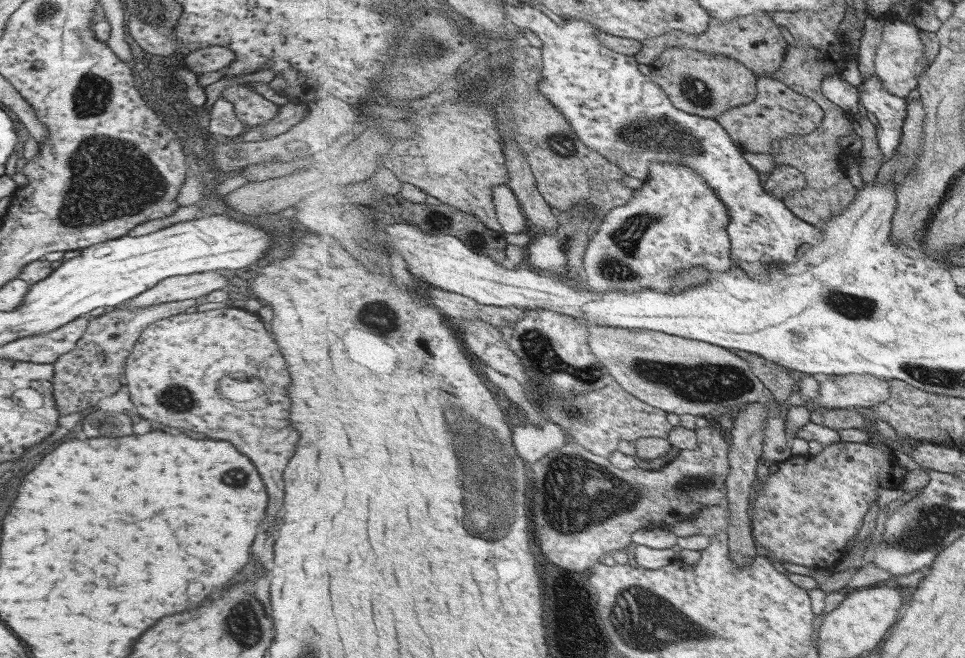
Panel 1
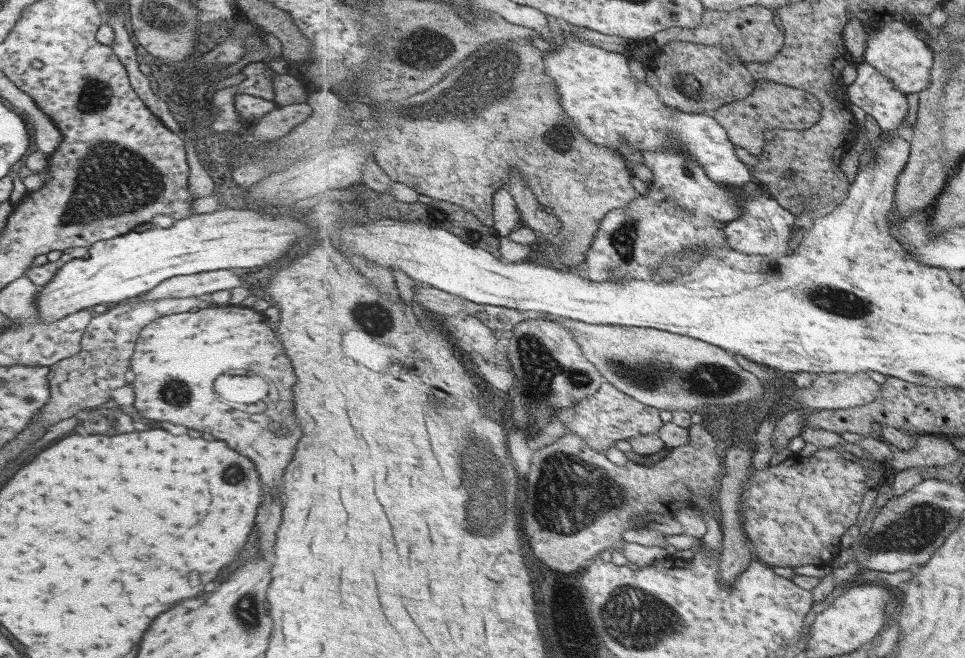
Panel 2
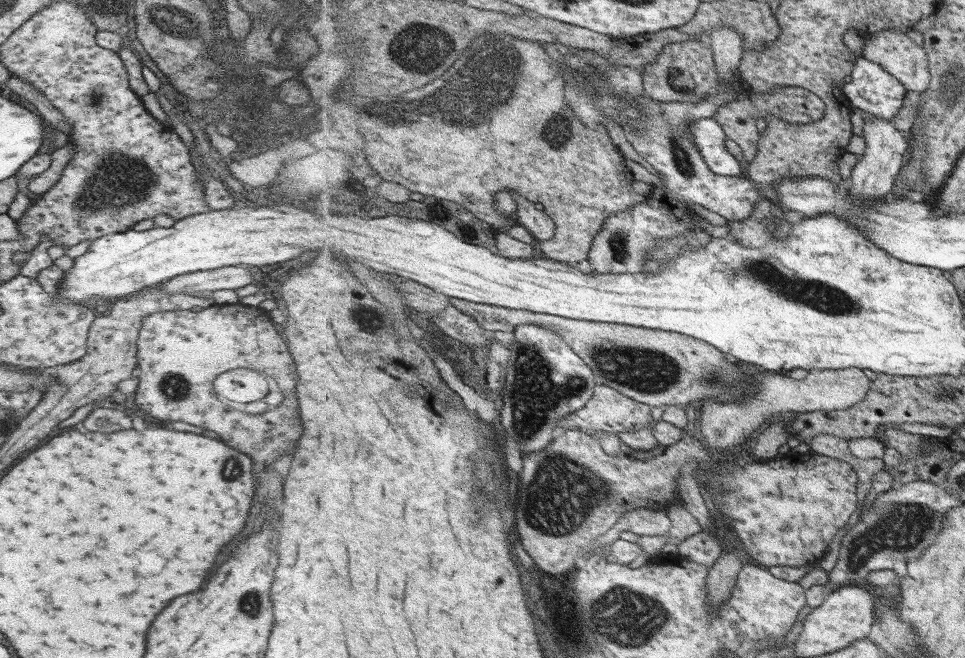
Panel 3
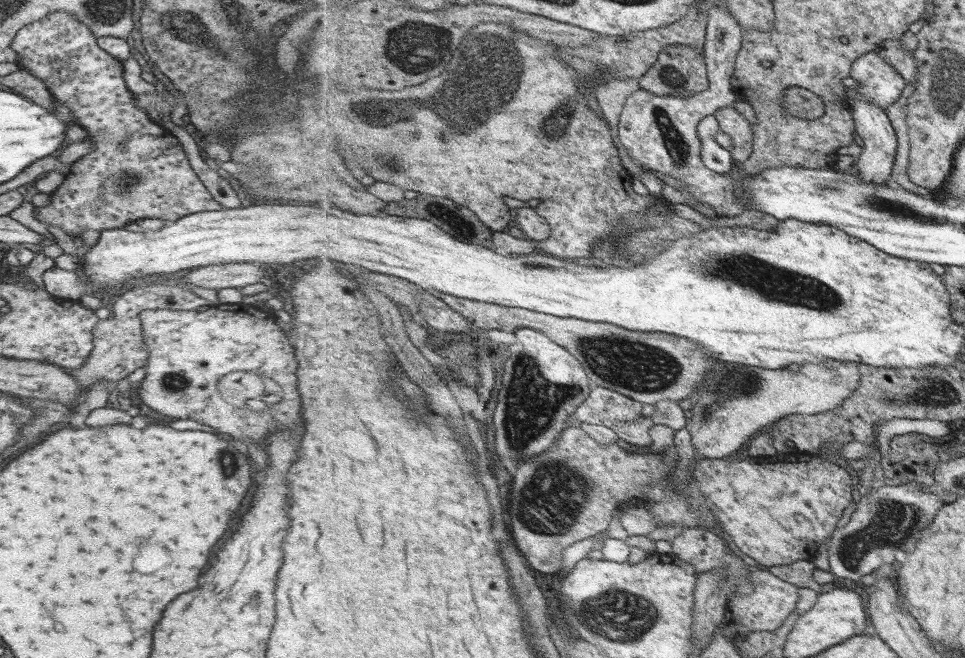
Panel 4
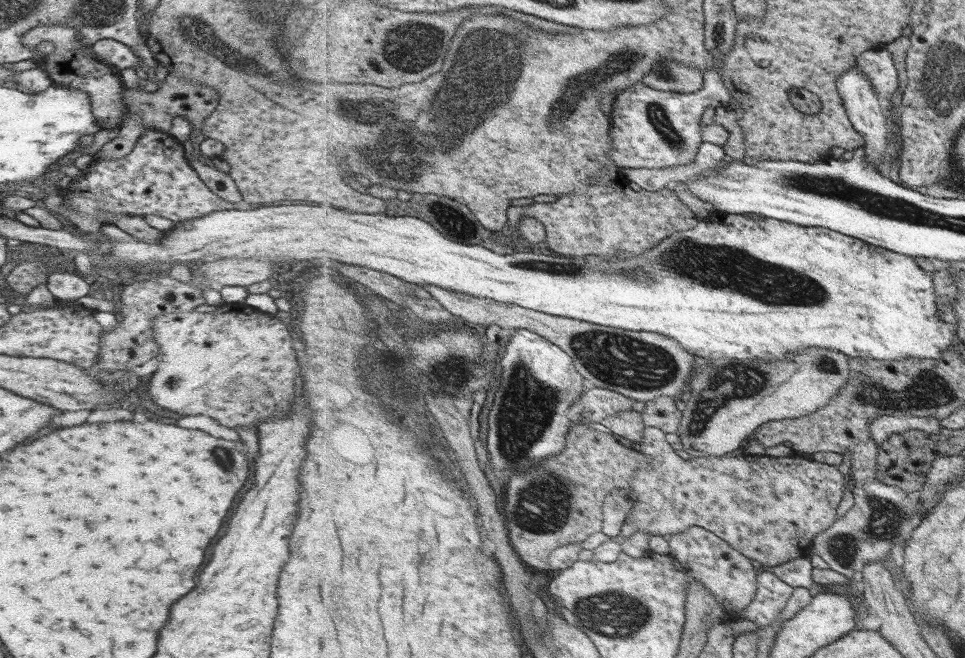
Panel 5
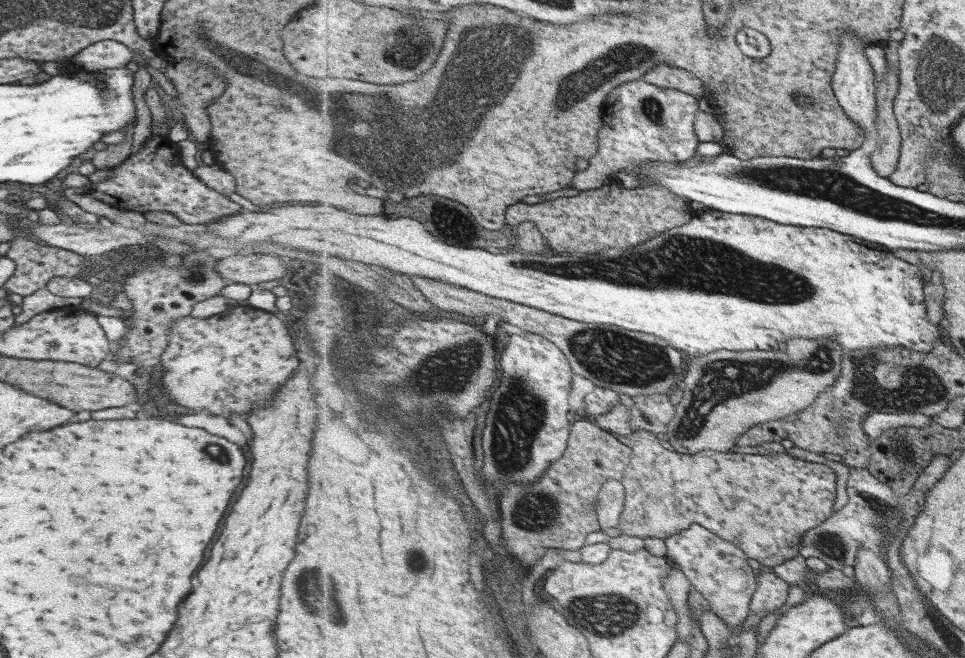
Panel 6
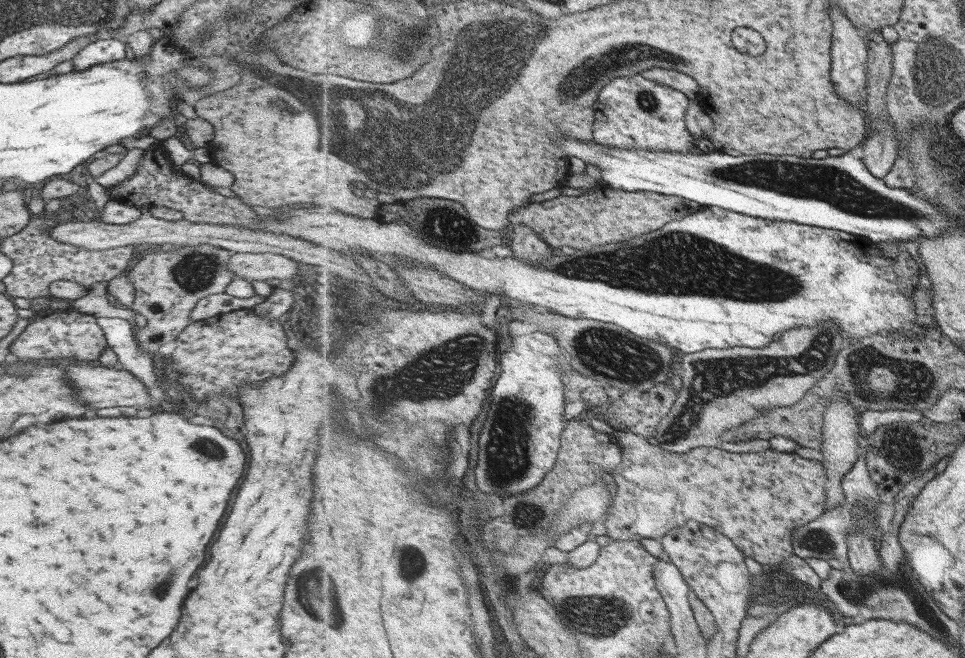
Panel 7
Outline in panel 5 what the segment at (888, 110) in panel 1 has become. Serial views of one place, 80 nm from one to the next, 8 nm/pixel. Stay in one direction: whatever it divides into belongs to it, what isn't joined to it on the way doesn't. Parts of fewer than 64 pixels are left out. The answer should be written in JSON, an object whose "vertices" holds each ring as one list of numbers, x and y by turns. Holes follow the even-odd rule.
{"vertices":[[884,47,867,50,857,59,859,69,871,81,875,92,885,101,891,100,899,88,899,72]]}

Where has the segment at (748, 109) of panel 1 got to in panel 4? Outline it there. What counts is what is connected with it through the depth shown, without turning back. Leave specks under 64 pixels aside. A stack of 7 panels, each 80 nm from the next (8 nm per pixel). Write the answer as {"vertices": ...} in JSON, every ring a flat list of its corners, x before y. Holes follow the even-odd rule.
{"vertices":[[789,87,784,92,784,107,805,120,819,119,826,113,825,101,812,90],[733,105,719,108,712,114,719,122,719,128,725,134,729,134,734,142,734,149,729,150,733,160,742,165,751,158,754,151,754,142,750,123,747,118,734,108]]}

